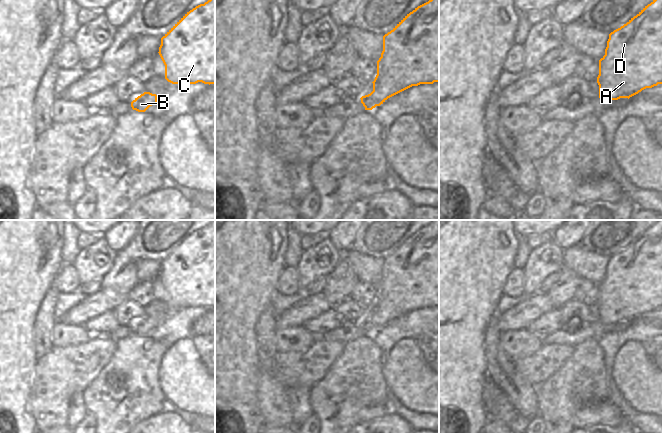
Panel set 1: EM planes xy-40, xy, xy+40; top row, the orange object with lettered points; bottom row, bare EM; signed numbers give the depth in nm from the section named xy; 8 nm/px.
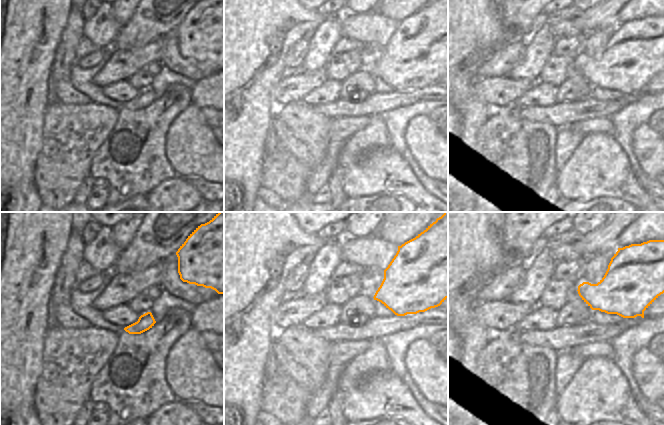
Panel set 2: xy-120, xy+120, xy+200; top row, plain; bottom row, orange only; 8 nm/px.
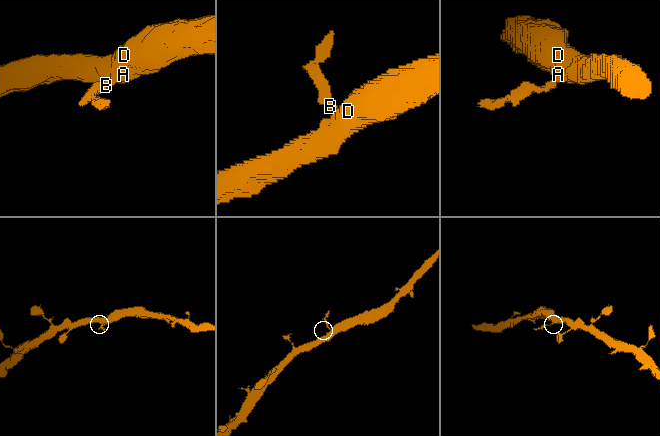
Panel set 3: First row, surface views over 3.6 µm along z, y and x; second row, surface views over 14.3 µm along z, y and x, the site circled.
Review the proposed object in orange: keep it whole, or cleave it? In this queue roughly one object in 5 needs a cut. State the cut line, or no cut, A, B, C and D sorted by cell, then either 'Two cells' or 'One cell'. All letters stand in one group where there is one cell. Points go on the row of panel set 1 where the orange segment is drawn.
No split. Groups: A B C D. One cell

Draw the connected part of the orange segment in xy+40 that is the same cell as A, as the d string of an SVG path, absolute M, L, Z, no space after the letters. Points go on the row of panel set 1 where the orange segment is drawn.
M653 0L626 24L609 34L605 55L599 60L599 98L630 98L646 88L662 84L662 0Z

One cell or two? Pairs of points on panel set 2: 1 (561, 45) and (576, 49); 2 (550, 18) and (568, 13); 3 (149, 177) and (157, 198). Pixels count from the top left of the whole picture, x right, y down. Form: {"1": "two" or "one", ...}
{"1": "one", "2": "one", "3": "two"}

